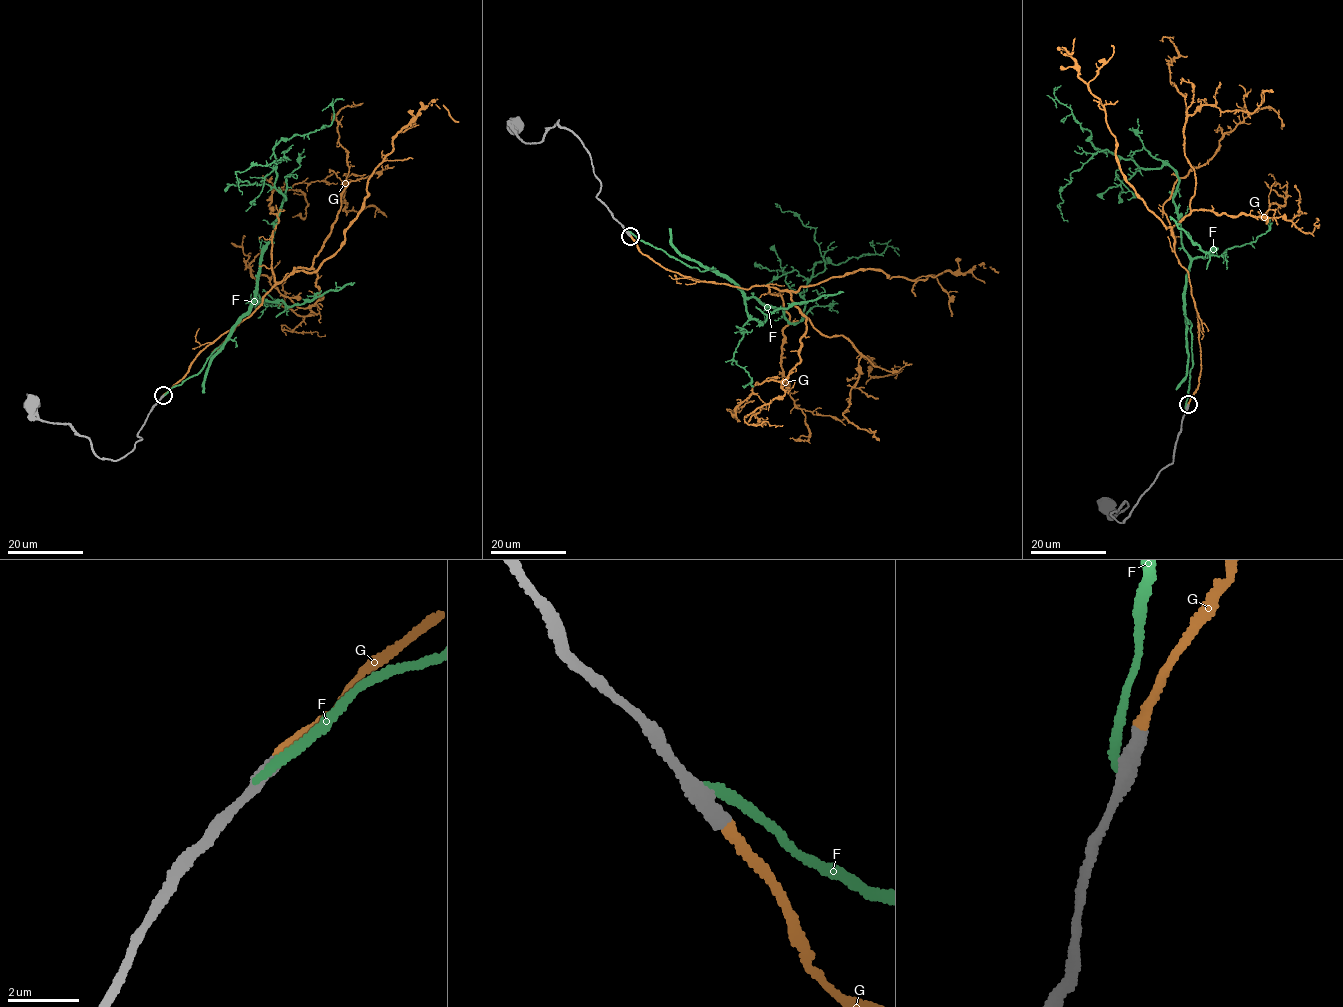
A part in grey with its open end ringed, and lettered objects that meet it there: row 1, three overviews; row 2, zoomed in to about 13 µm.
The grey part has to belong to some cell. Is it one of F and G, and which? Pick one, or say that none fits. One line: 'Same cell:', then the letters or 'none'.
Same cell: G

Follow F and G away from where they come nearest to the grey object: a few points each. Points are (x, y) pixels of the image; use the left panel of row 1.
F: (161, 397), (197, 374), (249, 310), (262, 252), (286, 199), (274, 181), (286, 156), (236, 172), (241, 195)
G: (163, 395), (273, 287), (335, 255), (369, 177), (420, 109), (435, 102), (459, 122)

